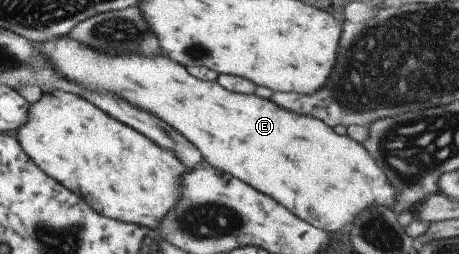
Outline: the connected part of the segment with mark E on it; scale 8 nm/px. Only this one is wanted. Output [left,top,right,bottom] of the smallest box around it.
[34,35,396,231]

